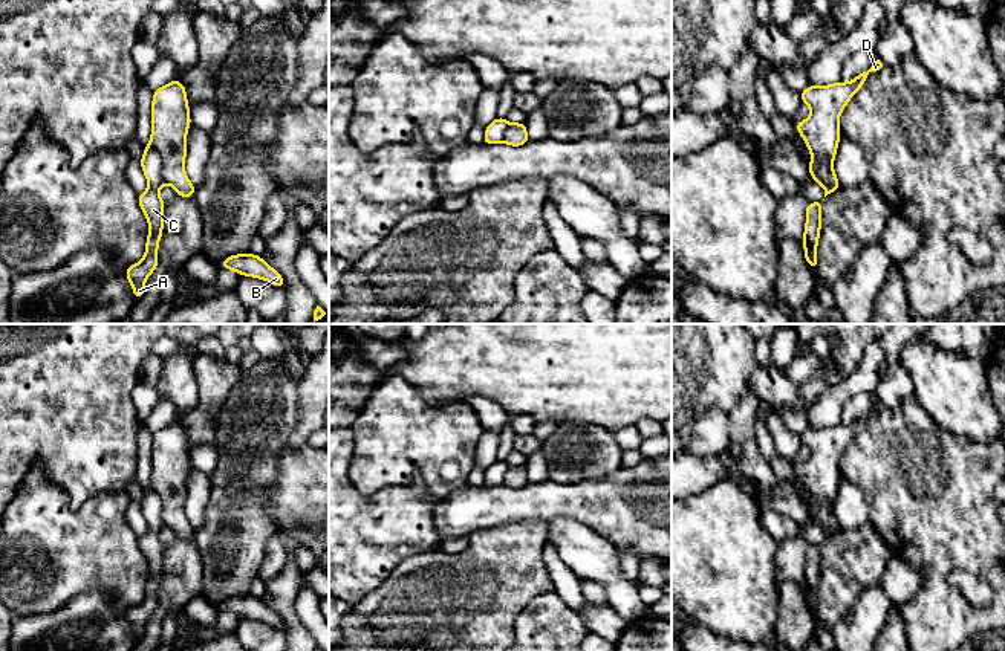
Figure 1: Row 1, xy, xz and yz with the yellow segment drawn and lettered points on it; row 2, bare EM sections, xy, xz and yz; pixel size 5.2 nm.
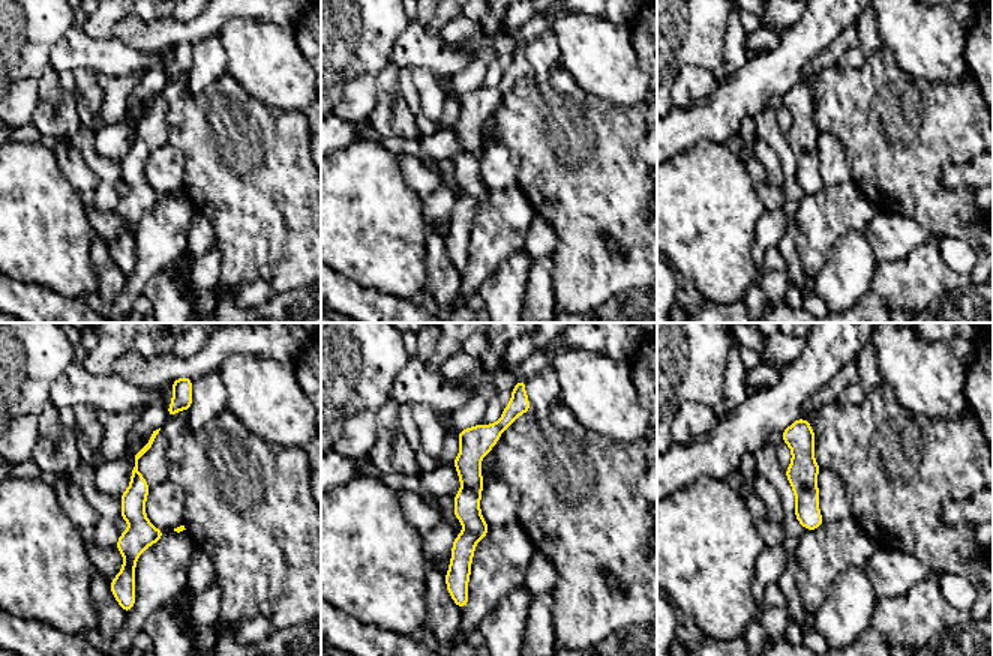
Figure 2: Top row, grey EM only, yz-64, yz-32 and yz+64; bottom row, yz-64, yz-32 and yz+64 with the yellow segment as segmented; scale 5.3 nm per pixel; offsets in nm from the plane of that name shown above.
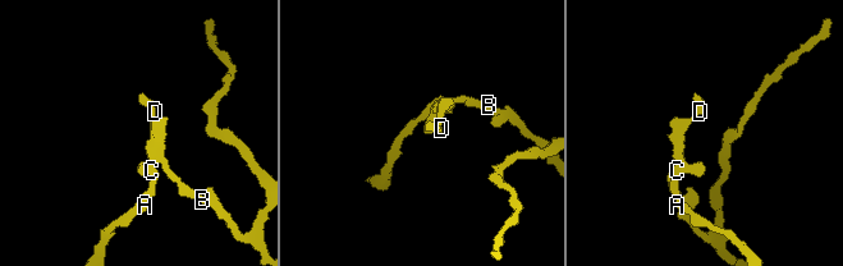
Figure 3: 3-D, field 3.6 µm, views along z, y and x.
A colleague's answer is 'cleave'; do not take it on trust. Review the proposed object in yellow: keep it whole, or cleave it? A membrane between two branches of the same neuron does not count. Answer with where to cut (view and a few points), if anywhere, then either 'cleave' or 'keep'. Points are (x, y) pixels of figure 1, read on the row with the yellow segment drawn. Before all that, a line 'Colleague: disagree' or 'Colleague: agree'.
Colleague: agree
yz (813, 153), (819, 161), (819, 176), (835, 190) | cleave

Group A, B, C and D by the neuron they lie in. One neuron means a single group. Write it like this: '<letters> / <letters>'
A C / B D

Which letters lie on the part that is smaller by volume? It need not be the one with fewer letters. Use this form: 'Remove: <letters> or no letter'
Remove: B, D

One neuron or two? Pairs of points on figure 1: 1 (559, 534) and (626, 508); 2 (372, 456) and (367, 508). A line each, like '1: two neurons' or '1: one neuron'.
1: two neurons
2: two neurons

